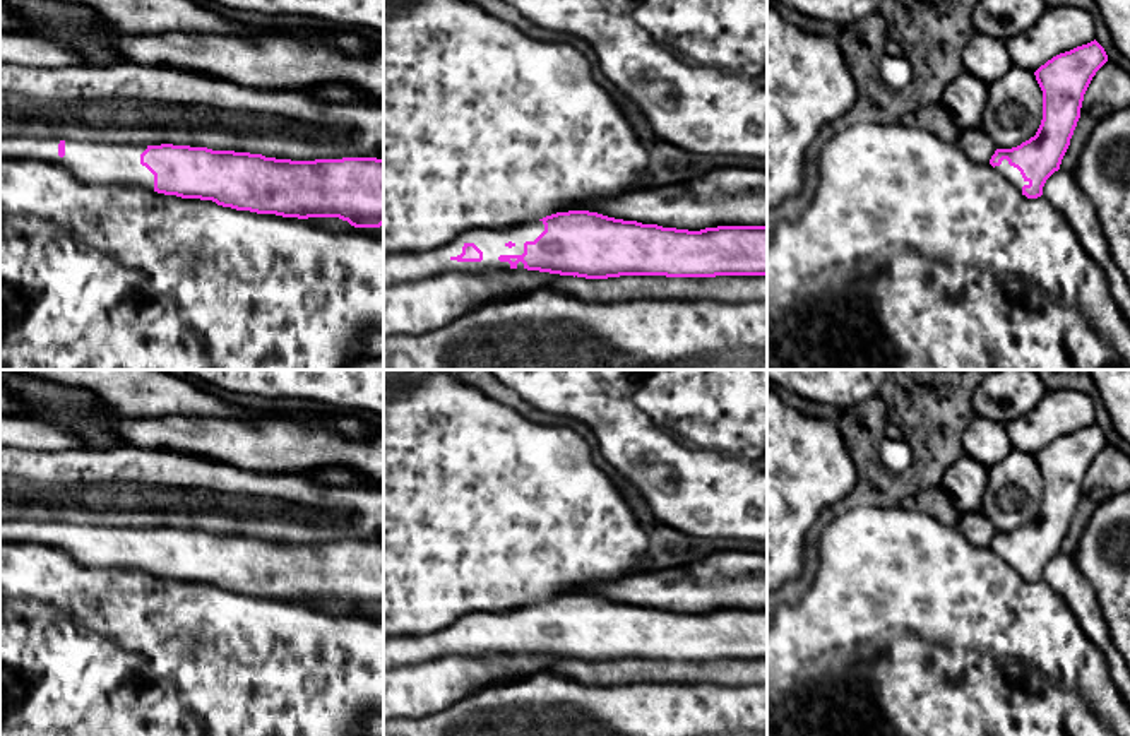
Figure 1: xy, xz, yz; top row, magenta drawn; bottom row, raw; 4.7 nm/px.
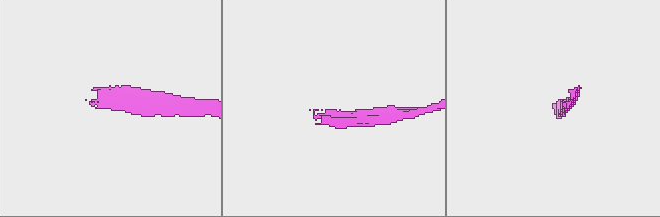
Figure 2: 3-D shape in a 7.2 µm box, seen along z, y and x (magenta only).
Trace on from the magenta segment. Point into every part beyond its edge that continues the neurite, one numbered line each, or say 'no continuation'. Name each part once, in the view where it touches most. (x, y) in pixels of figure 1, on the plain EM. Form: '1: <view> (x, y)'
1: xz (403, 649)

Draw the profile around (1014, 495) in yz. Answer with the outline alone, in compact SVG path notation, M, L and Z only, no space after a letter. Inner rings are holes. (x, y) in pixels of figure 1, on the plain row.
M1012 448L988 469L981 512L996 532L1012 532L1036 519L1043 503L1043 474L1034 455Z

